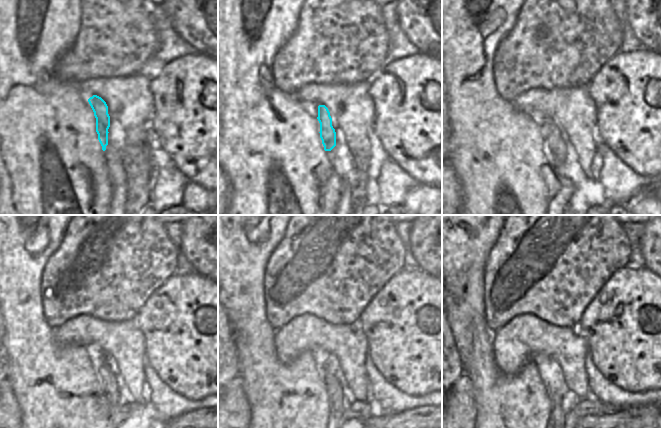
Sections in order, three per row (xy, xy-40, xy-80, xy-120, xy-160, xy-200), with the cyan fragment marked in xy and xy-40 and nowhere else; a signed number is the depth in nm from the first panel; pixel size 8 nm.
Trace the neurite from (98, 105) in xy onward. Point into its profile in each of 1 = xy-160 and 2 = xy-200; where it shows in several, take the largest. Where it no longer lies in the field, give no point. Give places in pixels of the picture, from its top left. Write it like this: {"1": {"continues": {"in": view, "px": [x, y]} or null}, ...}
{"1": {"continues": {"in": "xy-160", "px": [333, 389]}}, "2": {"continues": {"in": "xy-200", "px": [557, 416]}}}

